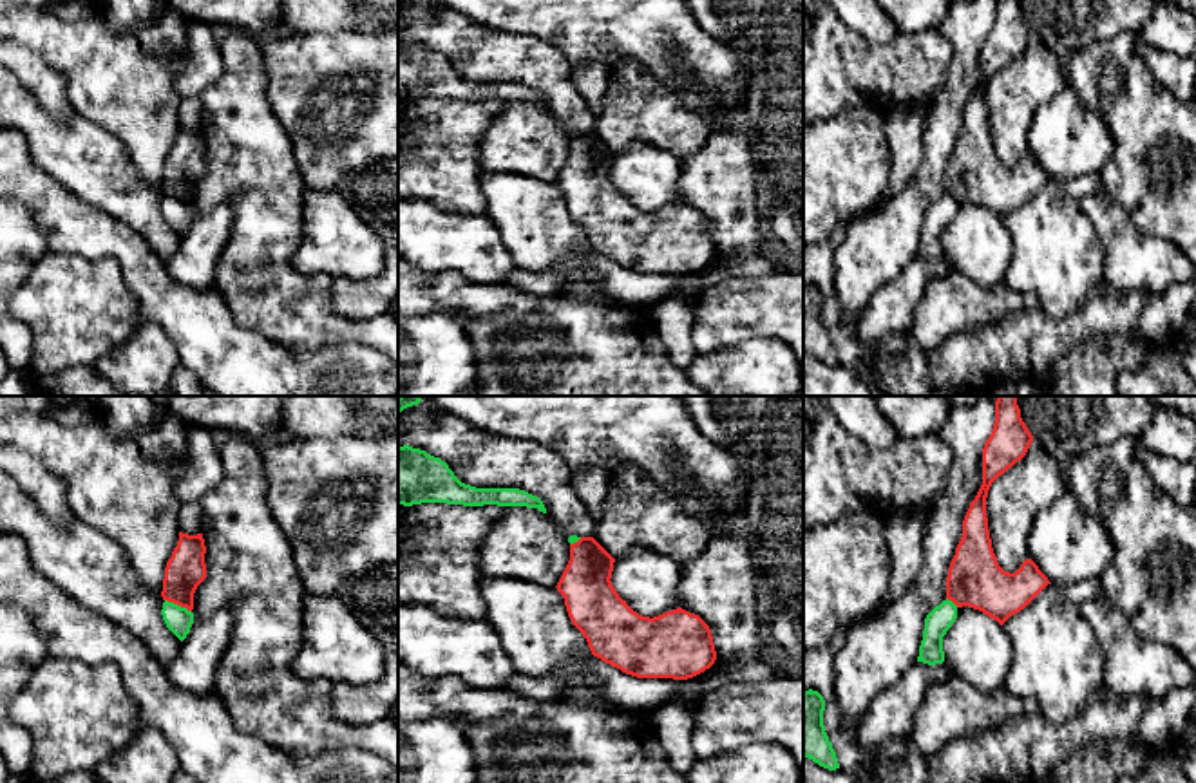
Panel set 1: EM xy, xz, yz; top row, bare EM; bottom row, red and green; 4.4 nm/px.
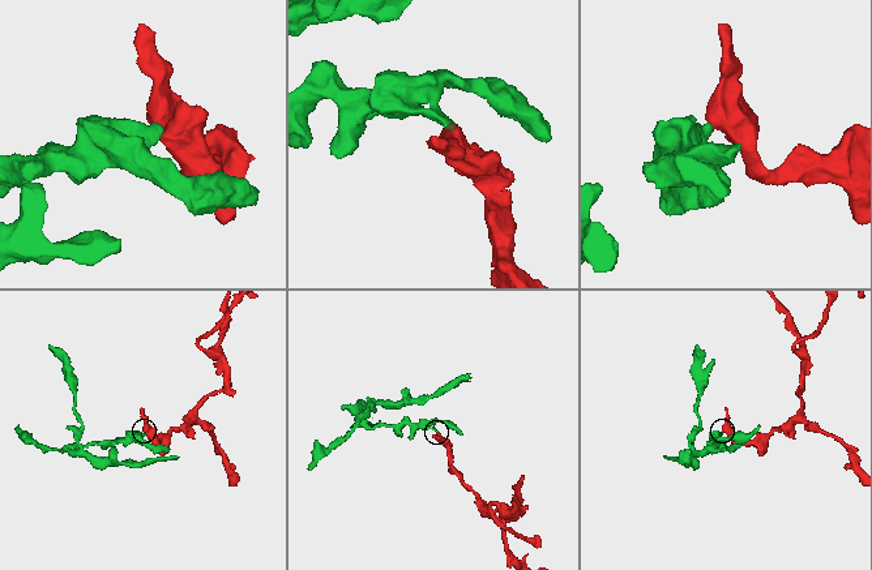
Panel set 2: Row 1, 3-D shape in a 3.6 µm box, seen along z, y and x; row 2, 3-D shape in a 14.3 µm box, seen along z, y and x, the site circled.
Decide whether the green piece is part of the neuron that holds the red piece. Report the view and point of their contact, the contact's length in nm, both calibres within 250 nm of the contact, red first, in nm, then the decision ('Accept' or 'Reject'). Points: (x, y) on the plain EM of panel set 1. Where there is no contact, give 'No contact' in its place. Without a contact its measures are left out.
Touches red at xy (178, 199). Shared border 130 nm. Thickness 180 nm (red) against 120 nm. Reject

